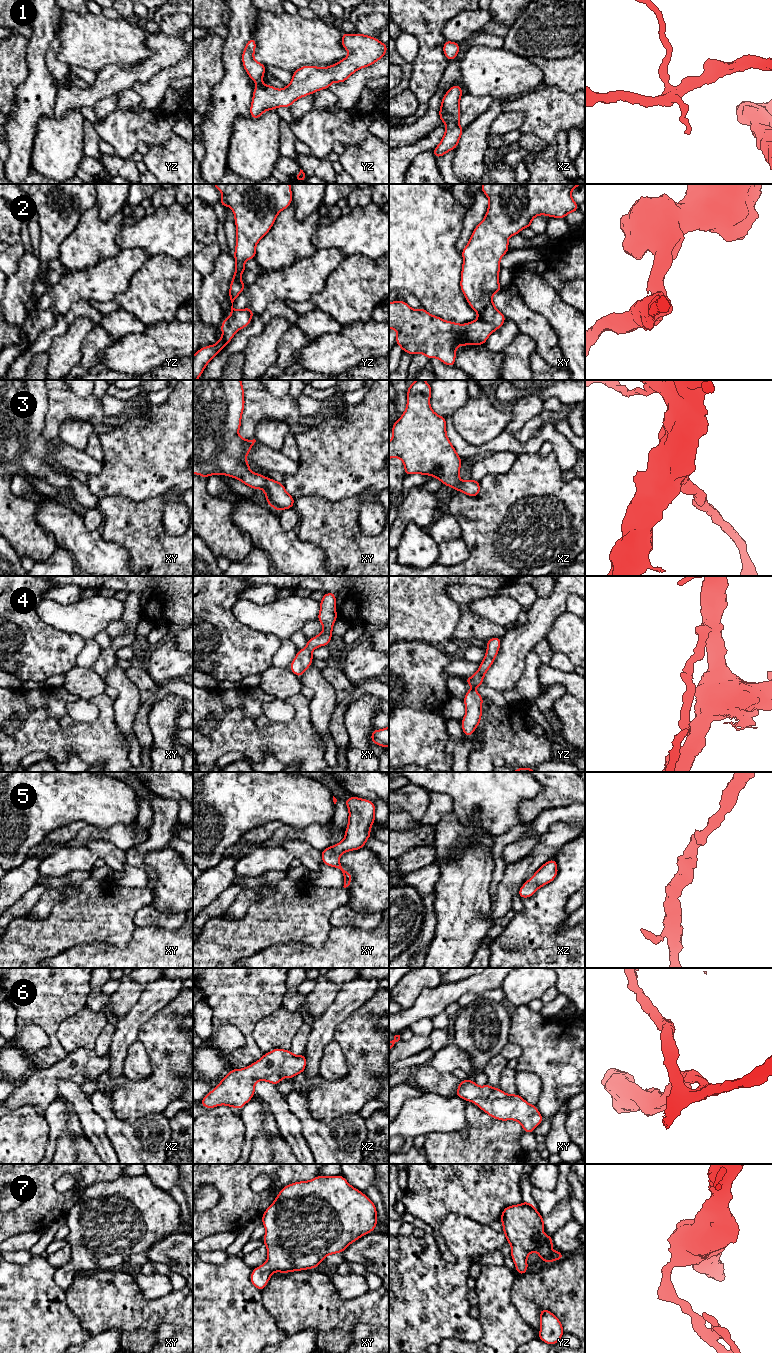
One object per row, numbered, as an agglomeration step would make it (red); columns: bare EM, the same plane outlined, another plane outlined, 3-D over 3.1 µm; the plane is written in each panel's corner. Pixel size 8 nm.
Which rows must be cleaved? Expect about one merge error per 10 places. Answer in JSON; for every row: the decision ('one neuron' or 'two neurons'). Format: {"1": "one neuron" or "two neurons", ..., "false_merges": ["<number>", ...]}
{"1": "one neuron", "2": "one neuron", "3": "one neuron", "4": "one neuron", "5": "one neuron", "6": "one neuron", "7": "one neuron", "false_merges": []}

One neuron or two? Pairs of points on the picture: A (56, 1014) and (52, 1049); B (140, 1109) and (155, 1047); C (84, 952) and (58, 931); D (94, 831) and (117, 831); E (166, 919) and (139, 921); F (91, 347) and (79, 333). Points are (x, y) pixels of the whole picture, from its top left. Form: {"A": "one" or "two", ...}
{"A": "one", "B": "one", "C": "two", "D": "one", "E": "one", "F": "two"}

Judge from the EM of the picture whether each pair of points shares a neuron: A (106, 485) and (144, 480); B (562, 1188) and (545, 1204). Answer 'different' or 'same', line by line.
A: same
B: same

